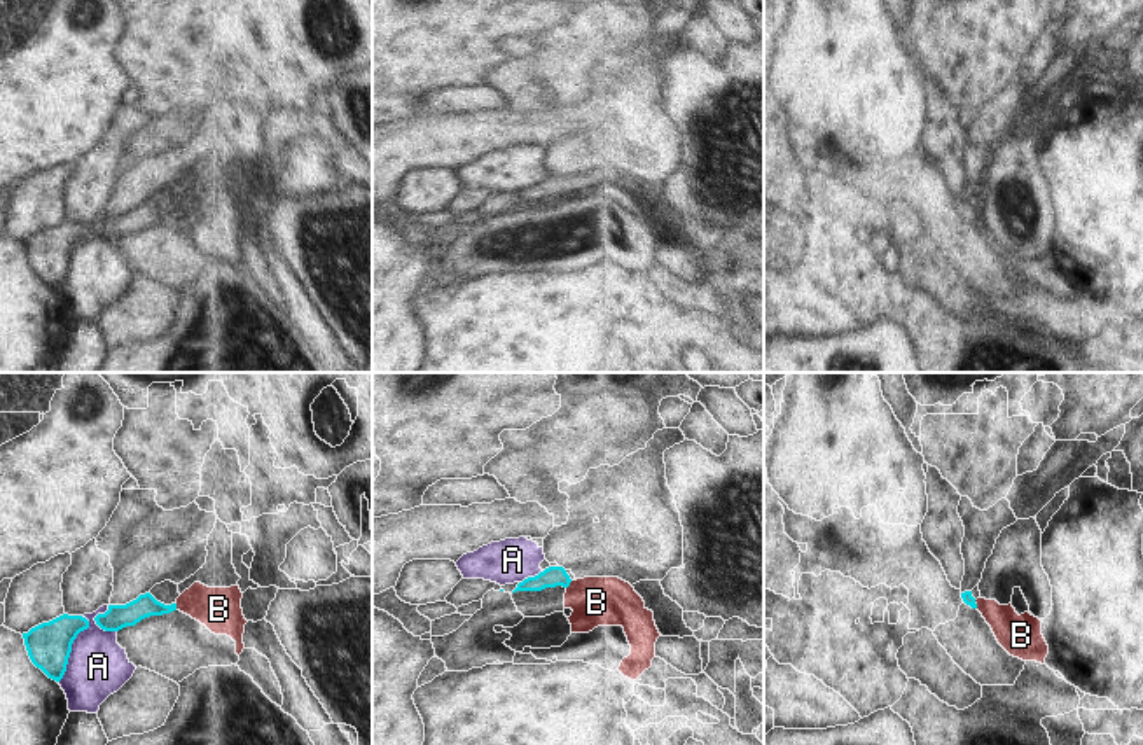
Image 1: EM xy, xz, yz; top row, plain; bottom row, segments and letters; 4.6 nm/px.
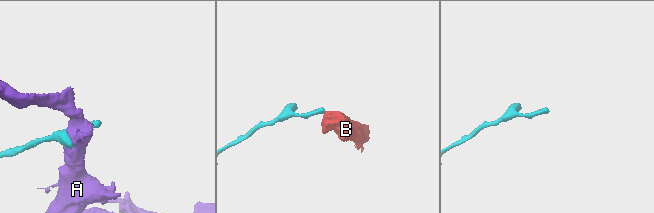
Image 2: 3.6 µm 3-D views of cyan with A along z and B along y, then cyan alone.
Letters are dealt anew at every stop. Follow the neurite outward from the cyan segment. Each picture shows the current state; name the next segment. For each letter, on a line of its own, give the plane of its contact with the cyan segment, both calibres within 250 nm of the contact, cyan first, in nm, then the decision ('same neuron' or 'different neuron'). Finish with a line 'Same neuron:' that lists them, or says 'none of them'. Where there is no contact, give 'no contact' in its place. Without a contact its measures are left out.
A: meets cyan in xy; 200 nm thick on the cyan side, 280 nm on the other; different neuron
B: meets cyan in xz; 100 nm thick on the cyan side, 220 nm on the other; different neuron
Same neuron: none of them

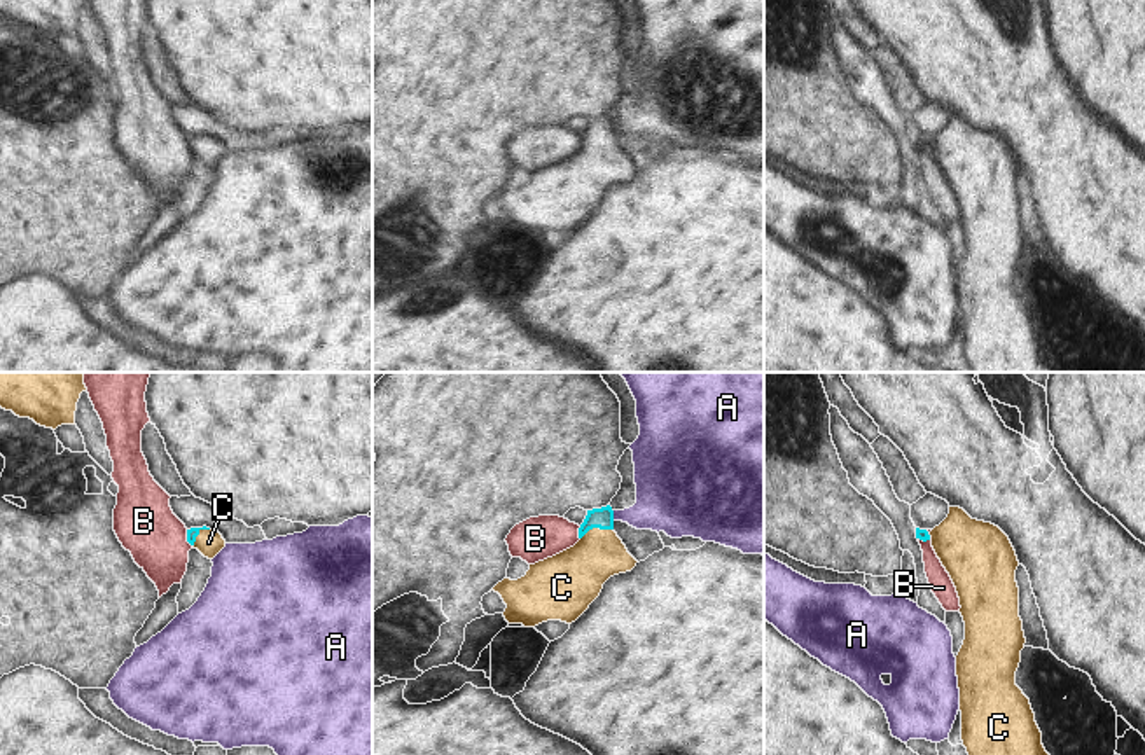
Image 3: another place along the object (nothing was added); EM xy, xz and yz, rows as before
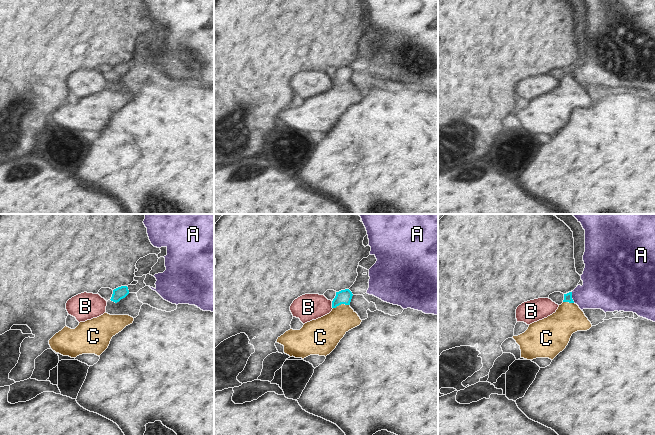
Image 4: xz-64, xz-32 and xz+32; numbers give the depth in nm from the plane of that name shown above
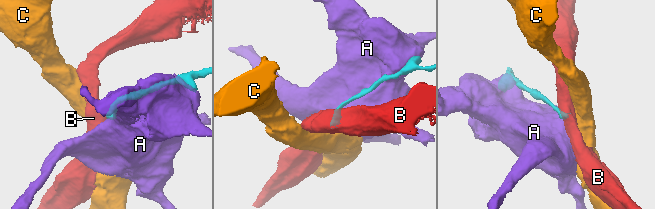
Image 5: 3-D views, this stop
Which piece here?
A: meets cyan in xz; 100 nm thick on the cyan side, 280 nm on the other; different neuron
B: meets cyan in xy; 50 nm thick on the cyan side, 280 nm on the other; different neuron
C: meets cyan in xz; 100 nm thick on the cyan side, 260 nm on the other; same neuron
Same neuron: C

